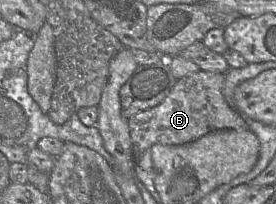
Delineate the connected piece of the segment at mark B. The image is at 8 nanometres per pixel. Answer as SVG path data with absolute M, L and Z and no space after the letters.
M198 71L177 80L167 97L158 106L139 112L128 120L133 143L135 165L151 171L151 149L155 144L183 145L202 136L223 130L249 130L240 113L229 106L223 96L225 74Z

